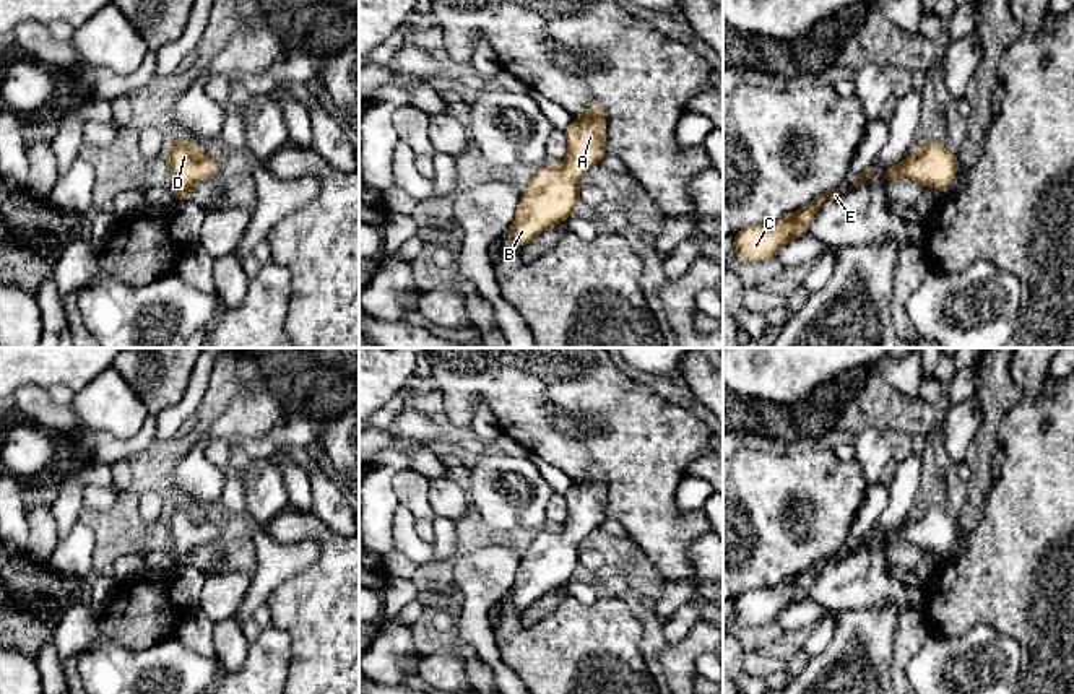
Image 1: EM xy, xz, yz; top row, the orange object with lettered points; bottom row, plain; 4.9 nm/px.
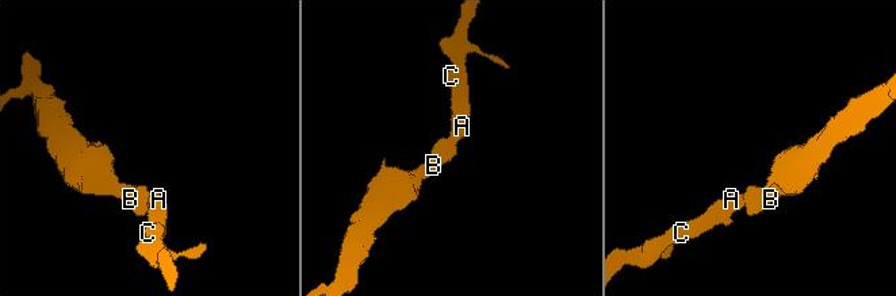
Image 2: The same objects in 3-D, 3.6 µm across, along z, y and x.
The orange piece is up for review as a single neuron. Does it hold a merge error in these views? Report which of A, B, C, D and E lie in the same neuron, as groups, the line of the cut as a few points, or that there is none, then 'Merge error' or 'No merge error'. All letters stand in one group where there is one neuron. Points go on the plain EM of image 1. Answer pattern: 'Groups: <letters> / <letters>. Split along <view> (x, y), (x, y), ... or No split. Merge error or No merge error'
Groups: A B C D E. No split. No merge error

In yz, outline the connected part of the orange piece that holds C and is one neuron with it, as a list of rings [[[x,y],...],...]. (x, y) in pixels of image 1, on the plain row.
[[[838,551],[829,554],[816,566],[791,575],[773,587],[751,588],[736,596],[733,609],[739,626],[762,626],[775,622],[777,616],[788,606],[801,603],[808,596],[814,579],[829,562],[838,564]]]

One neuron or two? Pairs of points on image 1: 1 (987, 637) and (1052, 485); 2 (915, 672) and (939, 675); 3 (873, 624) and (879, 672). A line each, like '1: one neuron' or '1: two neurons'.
1: two neurons
2: one neuron
3: one neuron

